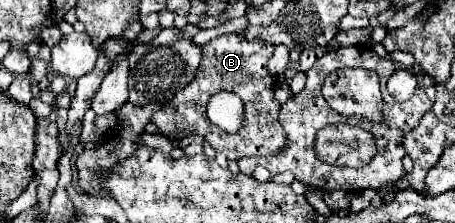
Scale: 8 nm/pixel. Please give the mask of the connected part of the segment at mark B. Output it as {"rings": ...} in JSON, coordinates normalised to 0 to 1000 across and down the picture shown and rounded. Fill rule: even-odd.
{"rings":[[[499,152],[446,197],[442,224],[446,224],[446,269],[437,287],[437,314],[429,323],[424,368],[415,368],[402,404],[393,404],[393,422],[385,422],[376,457],[358,475],[358,493],[336,511],[332,547],[345,565],[349,601],[380,637],[398,637],[398,619],[415,619],[415,610],[442,610],[477,682],[495,691],[499,717],[613,691],[626,664],[631,601],[609,529],[618,466],[600,430],[604,350],[596,350],[587,323],[587,269],[600,251],[604,215],[574,179],[547,188],[525,152]],[[481,404],[512,413],[534,448],[534,484],[538,484],[534,556],[516,601],[499,601],[481,583],[455,529],[455,457]]]}

